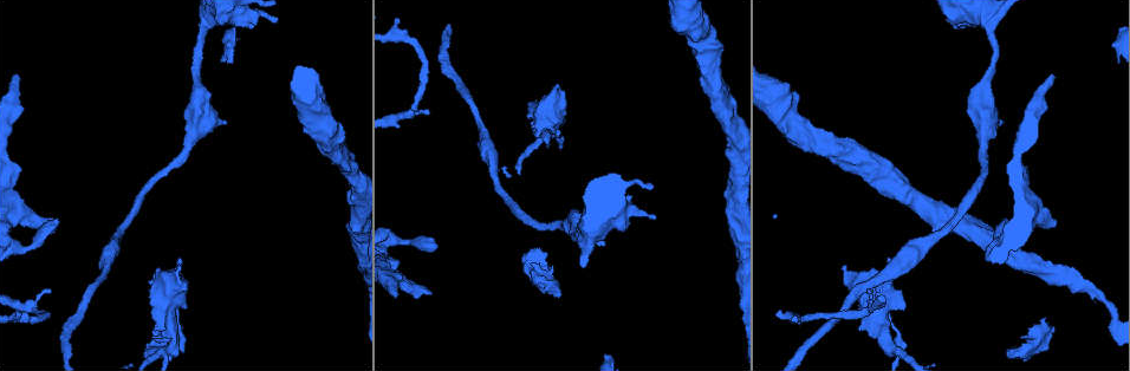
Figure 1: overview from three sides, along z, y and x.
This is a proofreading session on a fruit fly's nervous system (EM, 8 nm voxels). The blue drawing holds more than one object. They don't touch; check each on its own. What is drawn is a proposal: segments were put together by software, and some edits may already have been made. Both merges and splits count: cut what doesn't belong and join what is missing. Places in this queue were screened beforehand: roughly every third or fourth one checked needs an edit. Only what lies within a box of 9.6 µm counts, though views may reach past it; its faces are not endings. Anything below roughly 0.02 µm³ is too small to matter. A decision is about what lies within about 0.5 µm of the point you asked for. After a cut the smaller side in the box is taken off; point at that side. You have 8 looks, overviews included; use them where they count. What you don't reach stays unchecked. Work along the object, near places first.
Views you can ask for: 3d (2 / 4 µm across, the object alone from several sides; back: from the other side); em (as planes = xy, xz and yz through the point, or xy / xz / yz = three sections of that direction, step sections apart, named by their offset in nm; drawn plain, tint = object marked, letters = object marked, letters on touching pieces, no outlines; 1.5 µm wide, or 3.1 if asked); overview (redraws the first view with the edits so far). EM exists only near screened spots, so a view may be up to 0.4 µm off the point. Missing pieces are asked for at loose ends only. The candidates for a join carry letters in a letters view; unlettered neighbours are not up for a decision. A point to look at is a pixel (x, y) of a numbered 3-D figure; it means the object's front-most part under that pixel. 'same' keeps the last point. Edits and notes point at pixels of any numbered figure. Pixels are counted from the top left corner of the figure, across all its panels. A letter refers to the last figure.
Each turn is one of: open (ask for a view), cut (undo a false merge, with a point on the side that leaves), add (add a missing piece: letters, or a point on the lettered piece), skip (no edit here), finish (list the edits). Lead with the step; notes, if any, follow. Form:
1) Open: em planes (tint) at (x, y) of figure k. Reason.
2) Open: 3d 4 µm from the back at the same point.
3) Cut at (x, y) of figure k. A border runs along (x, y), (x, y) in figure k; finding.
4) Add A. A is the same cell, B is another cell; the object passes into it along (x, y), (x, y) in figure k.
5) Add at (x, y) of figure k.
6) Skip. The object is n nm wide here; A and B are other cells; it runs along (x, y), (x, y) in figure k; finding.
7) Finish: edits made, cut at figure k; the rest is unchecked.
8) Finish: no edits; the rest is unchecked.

Open: em xy step 8 (tint) at (51, 291) of figure 1. Branch stops here.

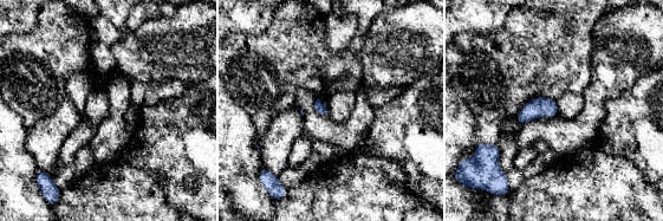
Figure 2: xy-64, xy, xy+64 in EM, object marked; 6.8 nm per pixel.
Open: em planes (letters) at the same point.

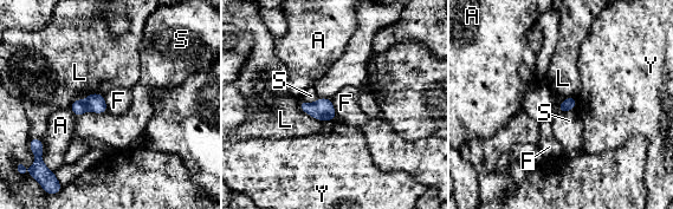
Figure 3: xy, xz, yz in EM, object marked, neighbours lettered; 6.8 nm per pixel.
Skip. The object is 90 nm wide here; A, F, L, S and Y are other cells; a border runs along (330, 99), (336, 118) in figure 3; no lettered piece goes on from it.

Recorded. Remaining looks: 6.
Open: em planes (tint) at (185, 149) of figure 1. Thick turns thin.

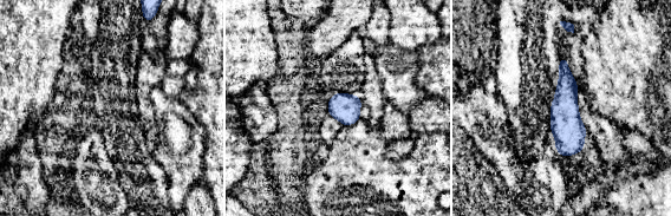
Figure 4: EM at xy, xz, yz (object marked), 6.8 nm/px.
Open: em planes (letters) at the same point. See the neighbours.

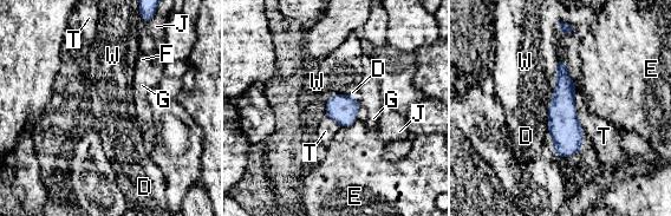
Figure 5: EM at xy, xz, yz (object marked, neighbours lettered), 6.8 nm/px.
Skip. D, E, F, G, J, T and W are other cells; all the same cell.

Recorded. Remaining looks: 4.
Open: em yz step 4 (tint) at (53, 218) of figure 1. Free end.

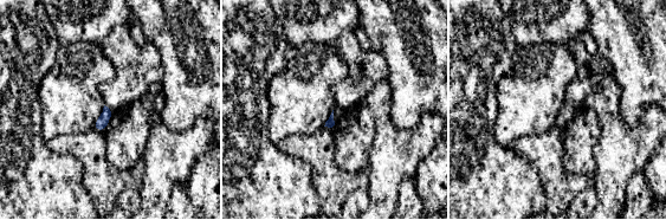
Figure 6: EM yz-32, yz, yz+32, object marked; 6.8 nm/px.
Open: em planes (letters) at the same point.

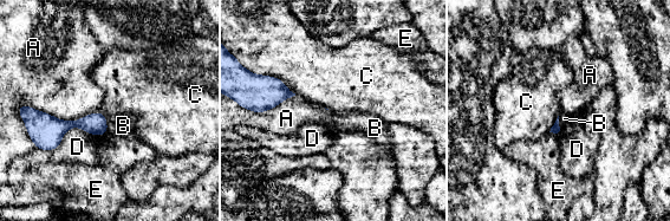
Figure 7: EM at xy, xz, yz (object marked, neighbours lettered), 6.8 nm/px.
Skip. A, B, C, D and E are other cells; a border runs along (260, 73), (278, 77), (296, 95) in figure 7; none of them fits.

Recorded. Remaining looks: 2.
Finish: no edits; the rest is unchecked.

